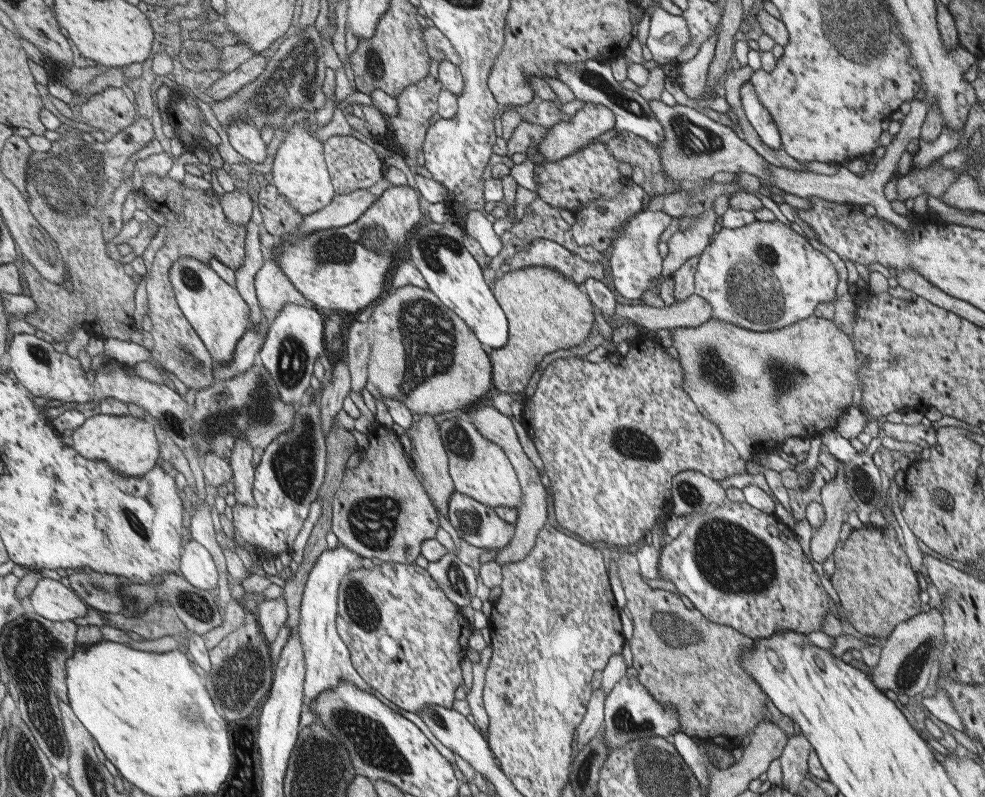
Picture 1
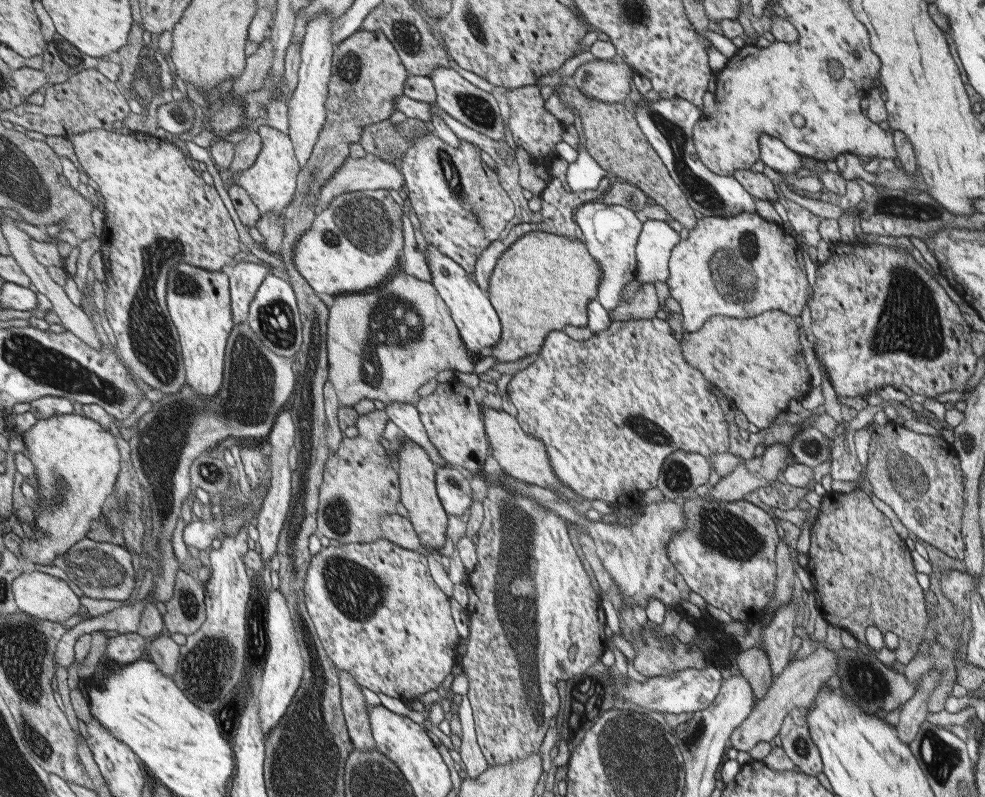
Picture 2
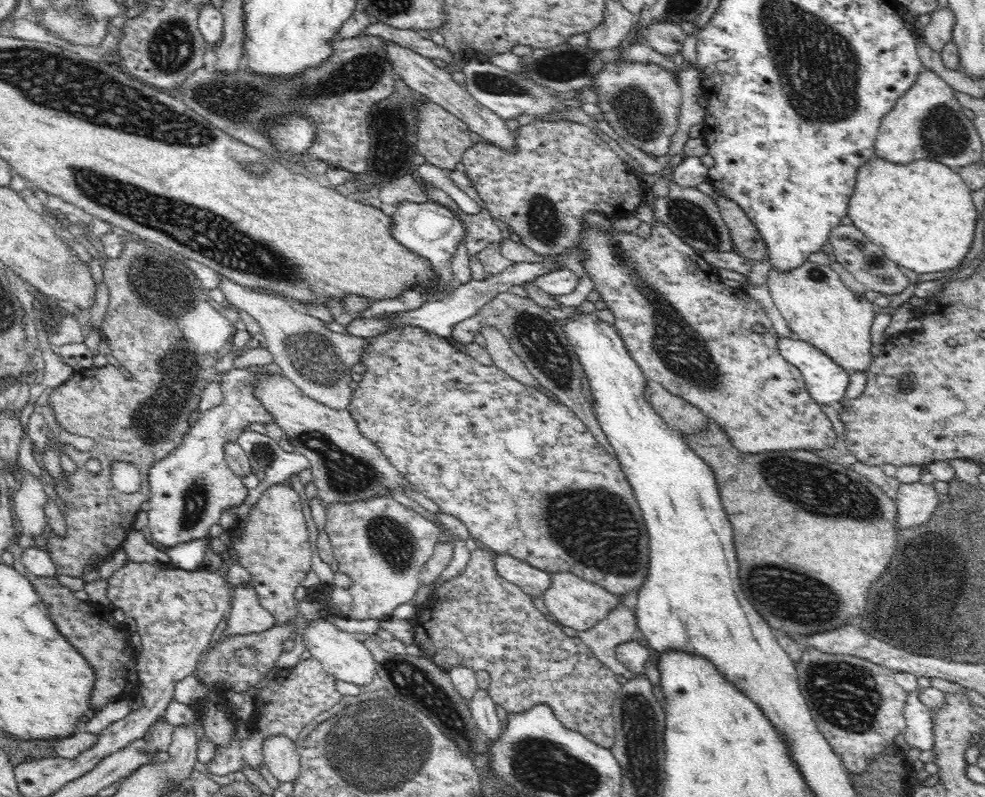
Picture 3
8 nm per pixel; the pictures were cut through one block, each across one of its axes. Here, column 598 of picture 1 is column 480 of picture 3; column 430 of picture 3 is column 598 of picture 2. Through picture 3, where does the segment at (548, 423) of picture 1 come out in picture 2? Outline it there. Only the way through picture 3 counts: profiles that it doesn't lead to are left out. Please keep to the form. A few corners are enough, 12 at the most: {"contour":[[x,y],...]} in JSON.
{"contour":[[668,322],[554,330],[507,394],[558,480],[629,504],[730,450]]}

